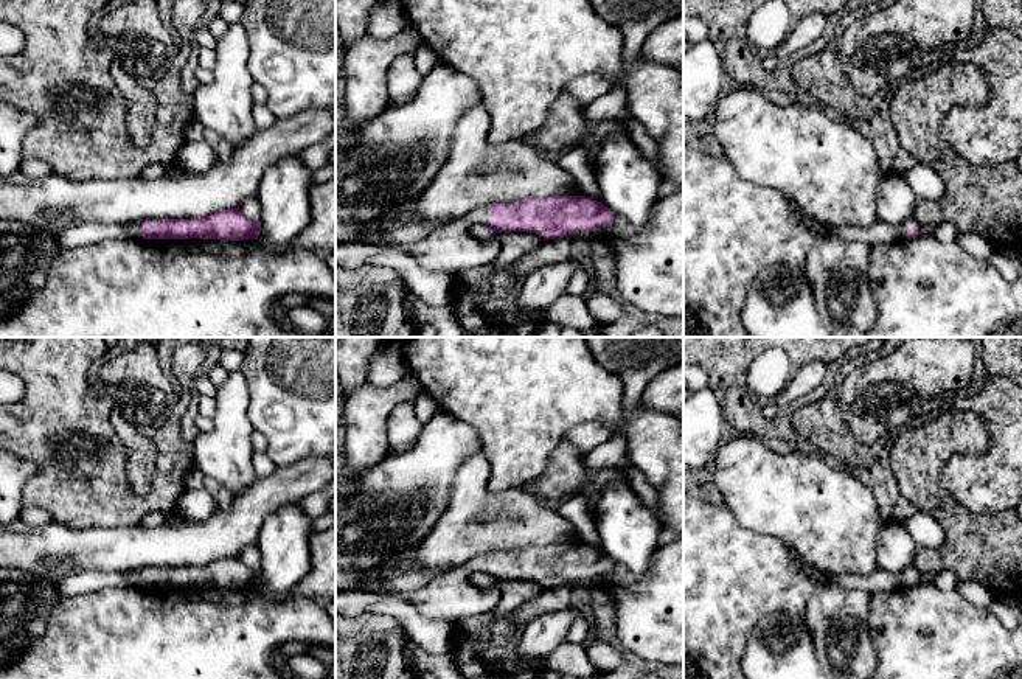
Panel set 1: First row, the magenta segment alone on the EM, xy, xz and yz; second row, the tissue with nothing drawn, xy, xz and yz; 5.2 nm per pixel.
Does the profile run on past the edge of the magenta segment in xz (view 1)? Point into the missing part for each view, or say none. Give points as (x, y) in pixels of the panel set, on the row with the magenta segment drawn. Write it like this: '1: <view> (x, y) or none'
1: xz (452, 249)

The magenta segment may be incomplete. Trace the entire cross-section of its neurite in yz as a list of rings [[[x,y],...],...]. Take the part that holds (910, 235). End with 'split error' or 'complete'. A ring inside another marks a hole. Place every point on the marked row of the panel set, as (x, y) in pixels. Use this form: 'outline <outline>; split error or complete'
outline [[[912,216],[907,218],[901,225],[901,238],[902,239],[912,239],[916,238],[918,235],[921,235],[923,232],[926,232],[926,228],[923,228],[919,225],[919,222]]]; split error

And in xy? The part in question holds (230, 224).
outline [[[239,208],[224,210],[207,218],[193,219],[146,219],[126,225],[130,236],[138,239],[219,239],[247,241],[258,239],[261,221],[252,222]]]; split error

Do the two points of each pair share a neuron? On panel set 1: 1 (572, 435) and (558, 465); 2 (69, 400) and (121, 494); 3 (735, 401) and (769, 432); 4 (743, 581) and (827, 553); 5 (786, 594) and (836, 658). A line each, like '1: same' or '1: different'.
1: different
2: same
3: same
4: different
5: different

